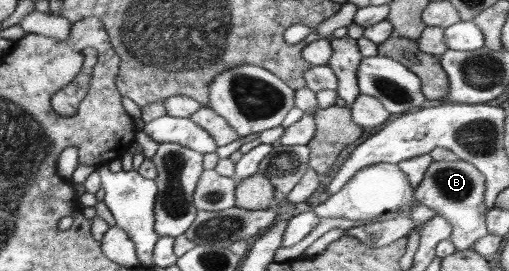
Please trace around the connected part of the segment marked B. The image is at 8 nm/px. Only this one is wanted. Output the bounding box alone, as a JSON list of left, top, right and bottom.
[414,160,488,250]

